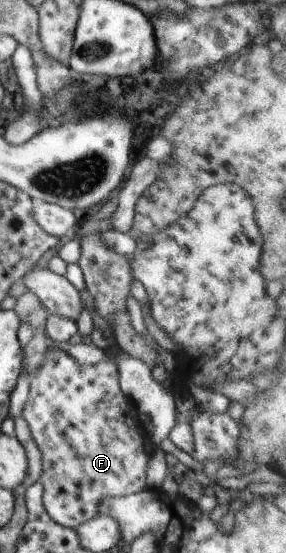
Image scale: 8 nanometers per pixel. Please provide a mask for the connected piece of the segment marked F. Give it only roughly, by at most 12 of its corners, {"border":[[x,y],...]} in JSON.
{"border":[[48,346],[22,416],[74,530],[145,489],[118,367]]}

